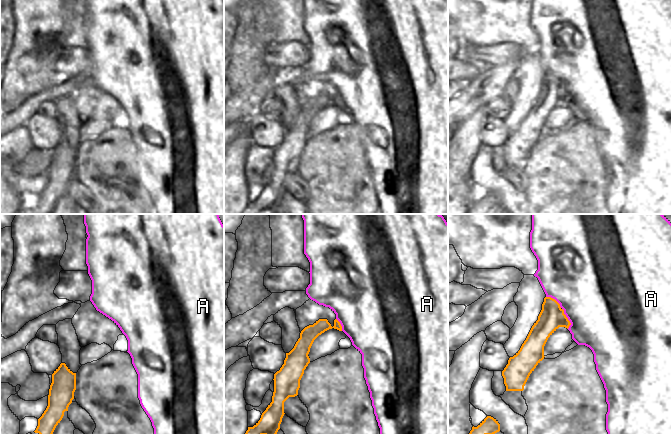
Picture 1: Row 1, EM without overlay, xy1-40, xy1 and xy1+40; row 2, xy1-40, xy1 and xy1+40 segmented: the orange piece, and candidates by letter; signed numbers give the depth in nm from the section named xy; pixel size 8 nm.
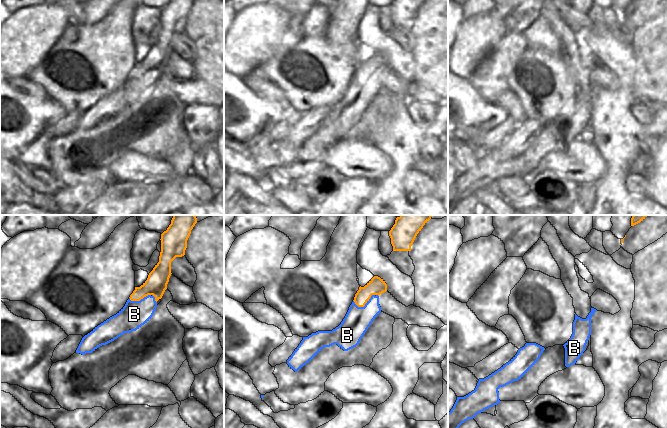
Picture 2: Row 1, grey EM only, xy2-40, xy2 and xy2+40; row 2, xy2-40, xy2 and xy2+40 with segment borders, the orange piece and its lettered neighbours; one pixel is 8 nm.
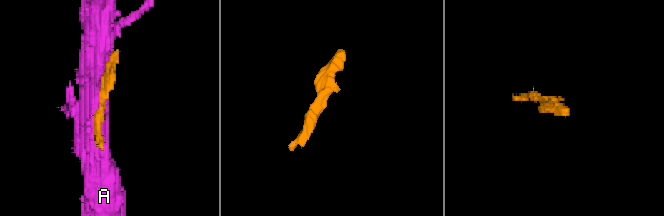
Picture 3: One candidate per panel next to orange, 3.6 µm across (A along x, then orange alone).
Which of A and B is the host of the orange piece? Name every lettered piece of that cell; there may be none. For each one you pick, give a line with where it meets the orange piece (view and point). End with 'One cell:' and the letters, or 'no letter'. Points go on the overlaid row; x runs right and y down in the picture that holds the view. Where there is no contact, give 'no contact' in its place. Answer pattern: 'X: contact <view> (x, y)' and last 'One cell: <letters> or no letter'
B: contact xy2 (364, 305)
One cell: B

